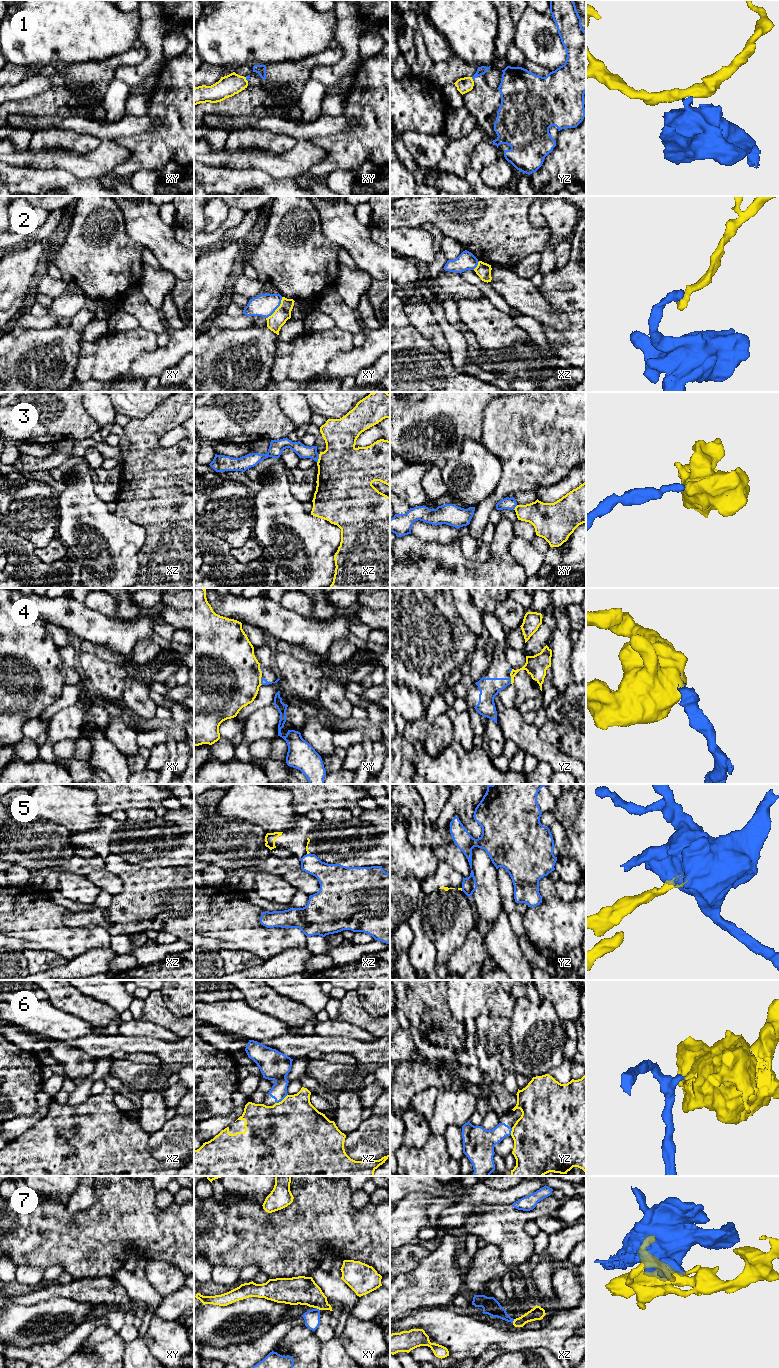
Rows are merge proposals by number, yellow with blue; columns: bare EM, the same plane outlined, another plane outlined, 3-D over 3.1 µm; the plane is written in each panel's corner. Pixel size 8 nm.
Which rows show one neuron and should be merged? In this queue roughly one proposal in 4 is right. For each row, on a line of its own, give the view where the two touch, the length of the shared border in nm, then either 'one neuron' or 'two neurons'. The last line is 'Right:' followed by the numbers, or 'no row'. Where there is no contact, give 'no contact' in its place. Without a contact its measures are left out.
1: contact in yz; length 40 nm; two neurons
2: contact in xy; length 220 nm; two neurons
3: contact in xz; length 70 nm; two neurons
4: contact in xy; length 70 nm; two neurons
5: contact in xz; length 30 nm; two neurons
6: contact in xz; length 130 nm; two neurons
7: contact in xy; length 50 nm; two neurons
Right: no row

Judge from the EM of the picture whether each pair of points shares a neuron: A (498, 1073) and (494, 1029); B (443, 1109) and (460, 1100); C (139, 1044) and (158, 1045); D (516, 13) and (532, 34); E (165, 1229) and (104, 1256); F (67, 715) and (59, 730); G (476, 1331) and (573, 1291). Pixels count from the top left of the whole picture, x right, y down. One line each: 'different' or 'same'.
A: same
B: same
C: same
D: different
E: same
F: same
G: different

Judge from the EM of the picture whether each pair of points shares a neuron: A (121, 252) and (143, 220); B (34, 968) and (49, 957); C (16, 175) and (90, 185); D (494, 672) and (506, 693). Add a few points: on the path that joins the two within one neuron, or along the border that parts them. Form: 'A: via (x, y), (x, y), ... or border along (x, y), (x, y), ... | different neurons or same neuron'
A: border along (122, 216), (127, 234), (146, 248) | different neurons
B: via (38, 964), (45, 960) | same neuron
C: via (34, 179), (61, 179), (72, 185) | same neuron
D: border along (510, 683), (497, 694) | different neurons

